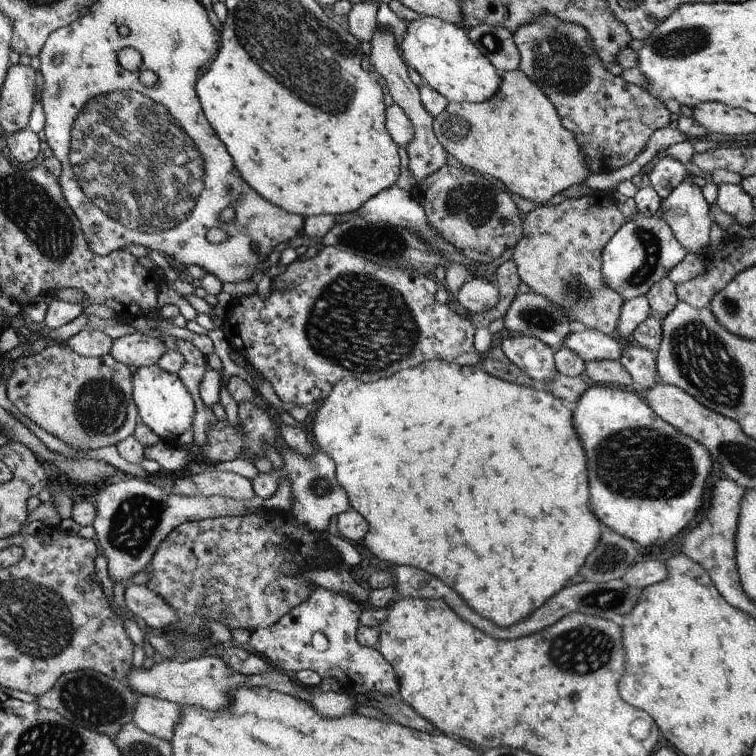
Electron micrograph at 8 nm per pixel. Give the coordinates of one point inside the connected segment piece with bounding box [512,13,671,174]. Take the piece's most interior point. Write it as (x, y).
(612, 119)

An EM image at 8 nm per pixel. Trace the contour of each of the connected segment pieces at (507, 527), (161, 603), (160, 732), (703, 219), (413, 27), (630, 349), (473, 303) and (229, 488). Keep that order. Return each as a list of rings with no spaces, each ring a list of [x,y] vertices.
[[[431,360],[372,384],[342,379],[332,387],[322,406],[318,407],[310,429],[315,446],[334,460],[336,478],[348,495],[350,508],[359,512],[370,524],[364,538],[366,548],[380,560],[416,566],[440,578],[446,586],[454,588],[482,618],[488,618],[496,626],[504,628],[524,620],[532,610],[542,606],[544,601],[568,585],[568,581],[578,574],[588,552],[596,548],[603,531],[596,516],[588,510],[590,490],[586,476],[586,454],[574,432],[572,413],[572,407],[548,390],[536,390],[532,386],[496,378],[484,372],[480,365],[462,368],[446,361]]]
[[[132,583],[125,588],[128,608],[146,622],[147,630],[164,630],[177,622],[175,610],[146,585]]]
[[[138,694],[133,721],[144,732],[170,741],[174,727],[179,721],[181,708],[176,702]]]
[[[689,174],[683,181],[670,192],[665,198],[661,199],[662,218],[672,229],[678,242],[690,253],[698,256],[705,256],[708,252],[710,228],[713,225],[710,219],[709,204],[702,195],[701,186],[698,186]]]
[[[426,17],[408,22],[400,45],[405,64],[414,68],[436,92],[457,103],[481,103],[501,85],[501,74],[468,38],[461,25]]]
[[[631,339],[624,342],[619,361],[632,377],[632,386],[638,393],[643,393],[651,389],[660,378],[657,374],[657,362],[655,353],[644,348]]]
[[[474,276],[460,287],[457,298],[470,314],[490,311],[499,303],[499,290],[495,283]]]
[[[214,466],[185,478],[175,478],[168,492],[191,497],[228,497],[247,501],[255,494],[251,480],[240,474],[217,471]]]

